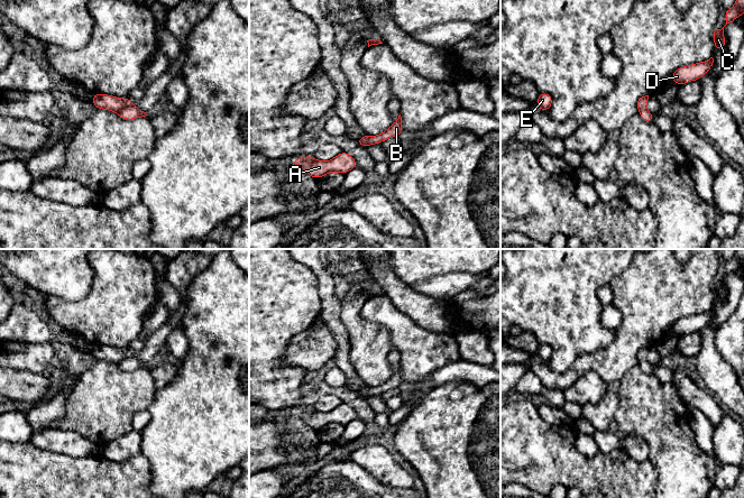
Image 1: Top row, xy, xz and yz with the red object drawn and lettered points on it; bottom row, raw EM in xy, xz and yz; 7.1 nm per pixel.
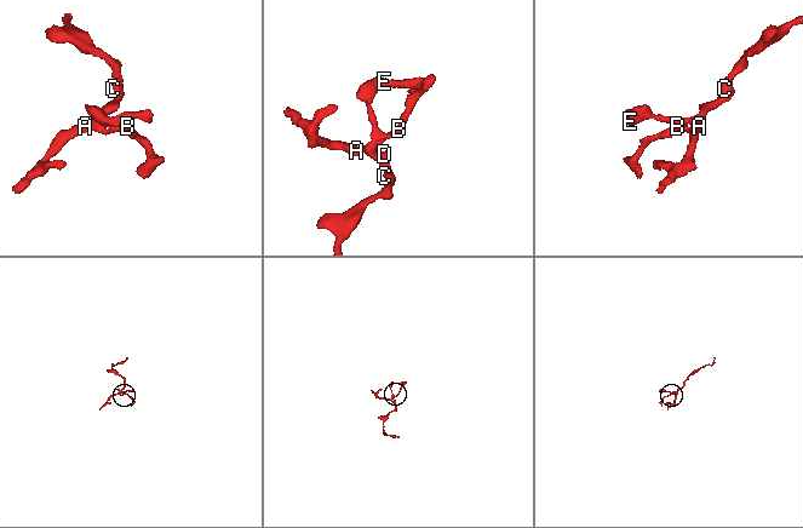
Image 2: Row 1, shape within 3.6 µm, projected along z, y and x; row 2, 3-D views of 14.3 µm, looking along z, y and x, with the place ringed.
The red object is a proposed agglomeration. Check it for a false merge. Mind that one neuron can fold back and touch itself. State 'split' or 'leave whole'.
split

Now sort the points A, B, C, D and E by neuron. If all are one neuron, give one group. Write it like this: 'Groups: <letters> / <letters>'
Groups: A B C D / E

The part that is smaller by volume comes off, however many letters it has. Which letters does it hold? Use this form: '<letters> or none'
E

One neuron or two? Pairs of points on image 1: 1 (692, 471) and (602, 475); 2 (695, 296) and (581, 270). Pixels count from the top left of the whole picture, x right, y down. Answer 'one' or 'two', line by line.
1: two
2: two

